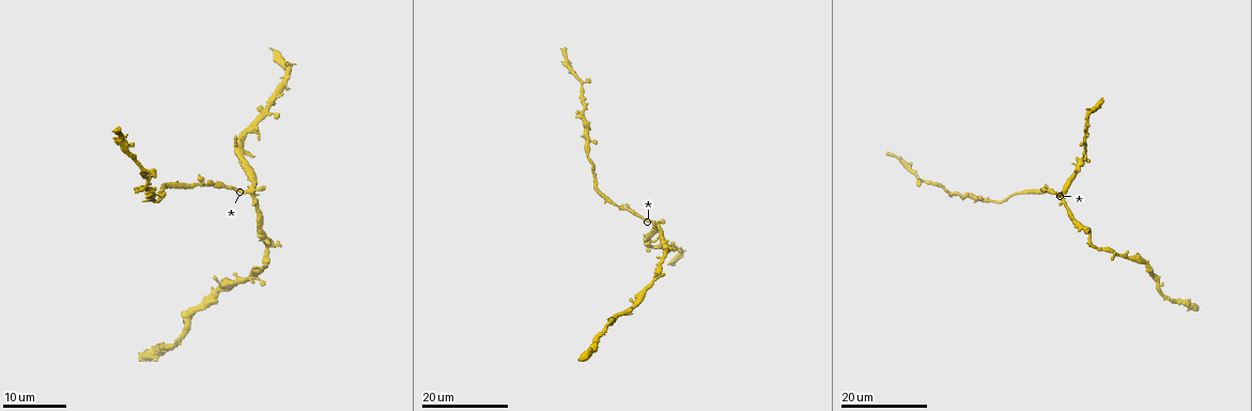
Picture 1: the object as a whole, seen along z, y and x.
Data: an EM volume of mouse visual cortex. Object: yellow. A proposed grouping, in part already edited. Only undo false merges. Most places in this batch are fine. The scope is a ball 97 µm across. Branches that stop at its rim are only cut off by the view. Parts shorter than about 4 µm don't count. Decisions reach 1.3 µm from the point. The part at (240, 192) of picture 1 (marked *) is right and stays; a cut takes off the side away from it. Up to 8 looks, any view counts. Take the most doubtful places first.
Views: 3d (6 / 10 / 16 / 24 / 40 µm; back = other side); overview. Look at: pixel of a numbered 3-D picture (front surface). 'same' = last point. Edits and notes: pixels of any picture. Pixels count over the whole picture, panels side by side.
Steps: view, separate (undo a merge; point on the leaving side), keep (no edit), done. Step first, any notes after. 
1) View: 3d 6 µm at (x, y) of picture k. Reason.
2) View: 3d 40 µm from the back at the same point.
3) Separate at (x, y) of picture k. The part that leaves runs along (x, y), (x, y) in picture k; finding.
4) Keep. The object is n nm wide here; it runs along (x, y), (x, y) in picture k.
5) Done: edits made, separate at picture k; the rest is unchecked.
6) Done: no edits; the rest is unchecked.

View: 3d 16 µm at (253, 192) of picture 1. Arms run side by side.

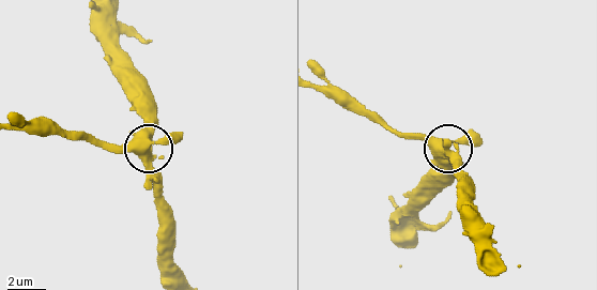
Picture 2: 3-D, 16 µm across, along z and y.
View: 3d 6 µm at (148, 151) of picture 2. Zoom in.

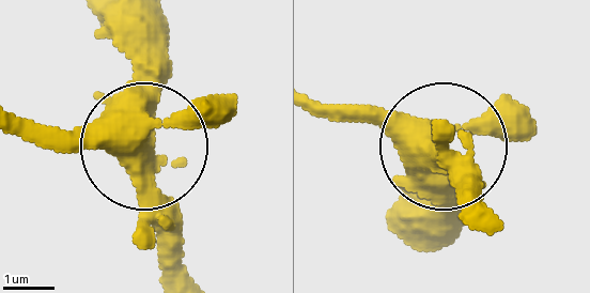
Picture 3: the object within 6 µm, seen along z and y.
Keep. The object is 480 nm wide here; all the same neuron.

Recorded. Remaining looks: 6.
View: 3d 24 µm at (1113, 251) of picture 1. Thin neck.

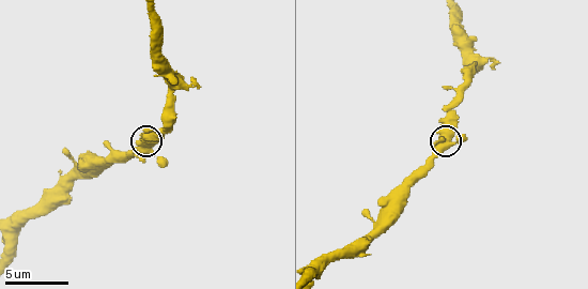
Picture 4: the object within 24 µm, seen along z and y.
View: 3d 10 µm at (450, 138) of picture 4.

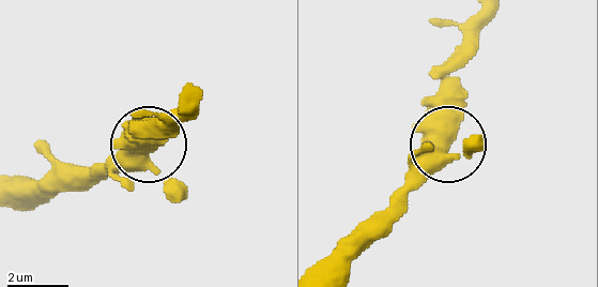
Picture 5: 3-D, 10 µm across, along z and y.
View: 3d 6 µm at (445, 141) of picture 5. Closer look.

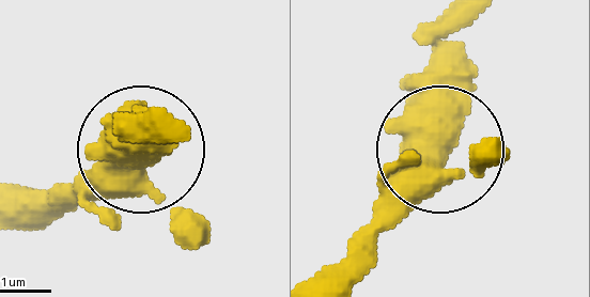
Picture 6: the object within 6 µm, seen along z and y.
Keep. It runs along (465, 27), (452, 128), (362, 239) in picture 6; continuous, no second neuron.

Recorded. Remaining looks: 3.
View: 3d 16 µm at (582, 111) of picture 1. Three arms meet.

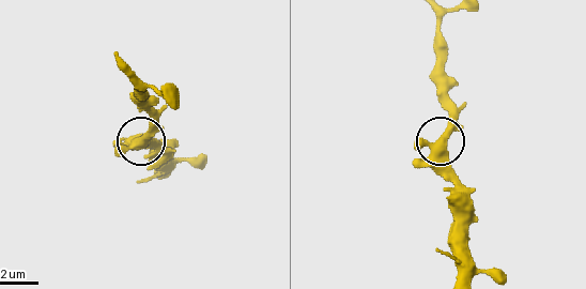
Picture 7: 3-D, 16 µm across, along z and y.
View: 3d 10 µm at (443, 139) of picture 7.

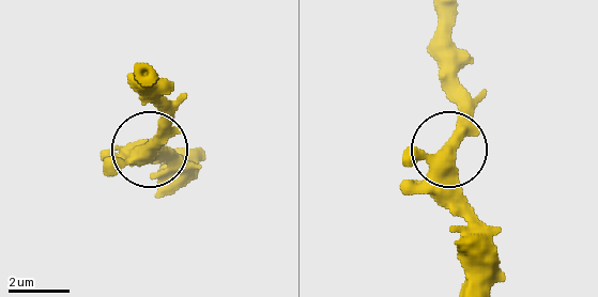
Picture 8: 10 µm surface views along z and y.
Keep. Continuous, no second neuron.

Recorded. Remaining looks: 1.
Done: no edits; the rest is unchecked.

